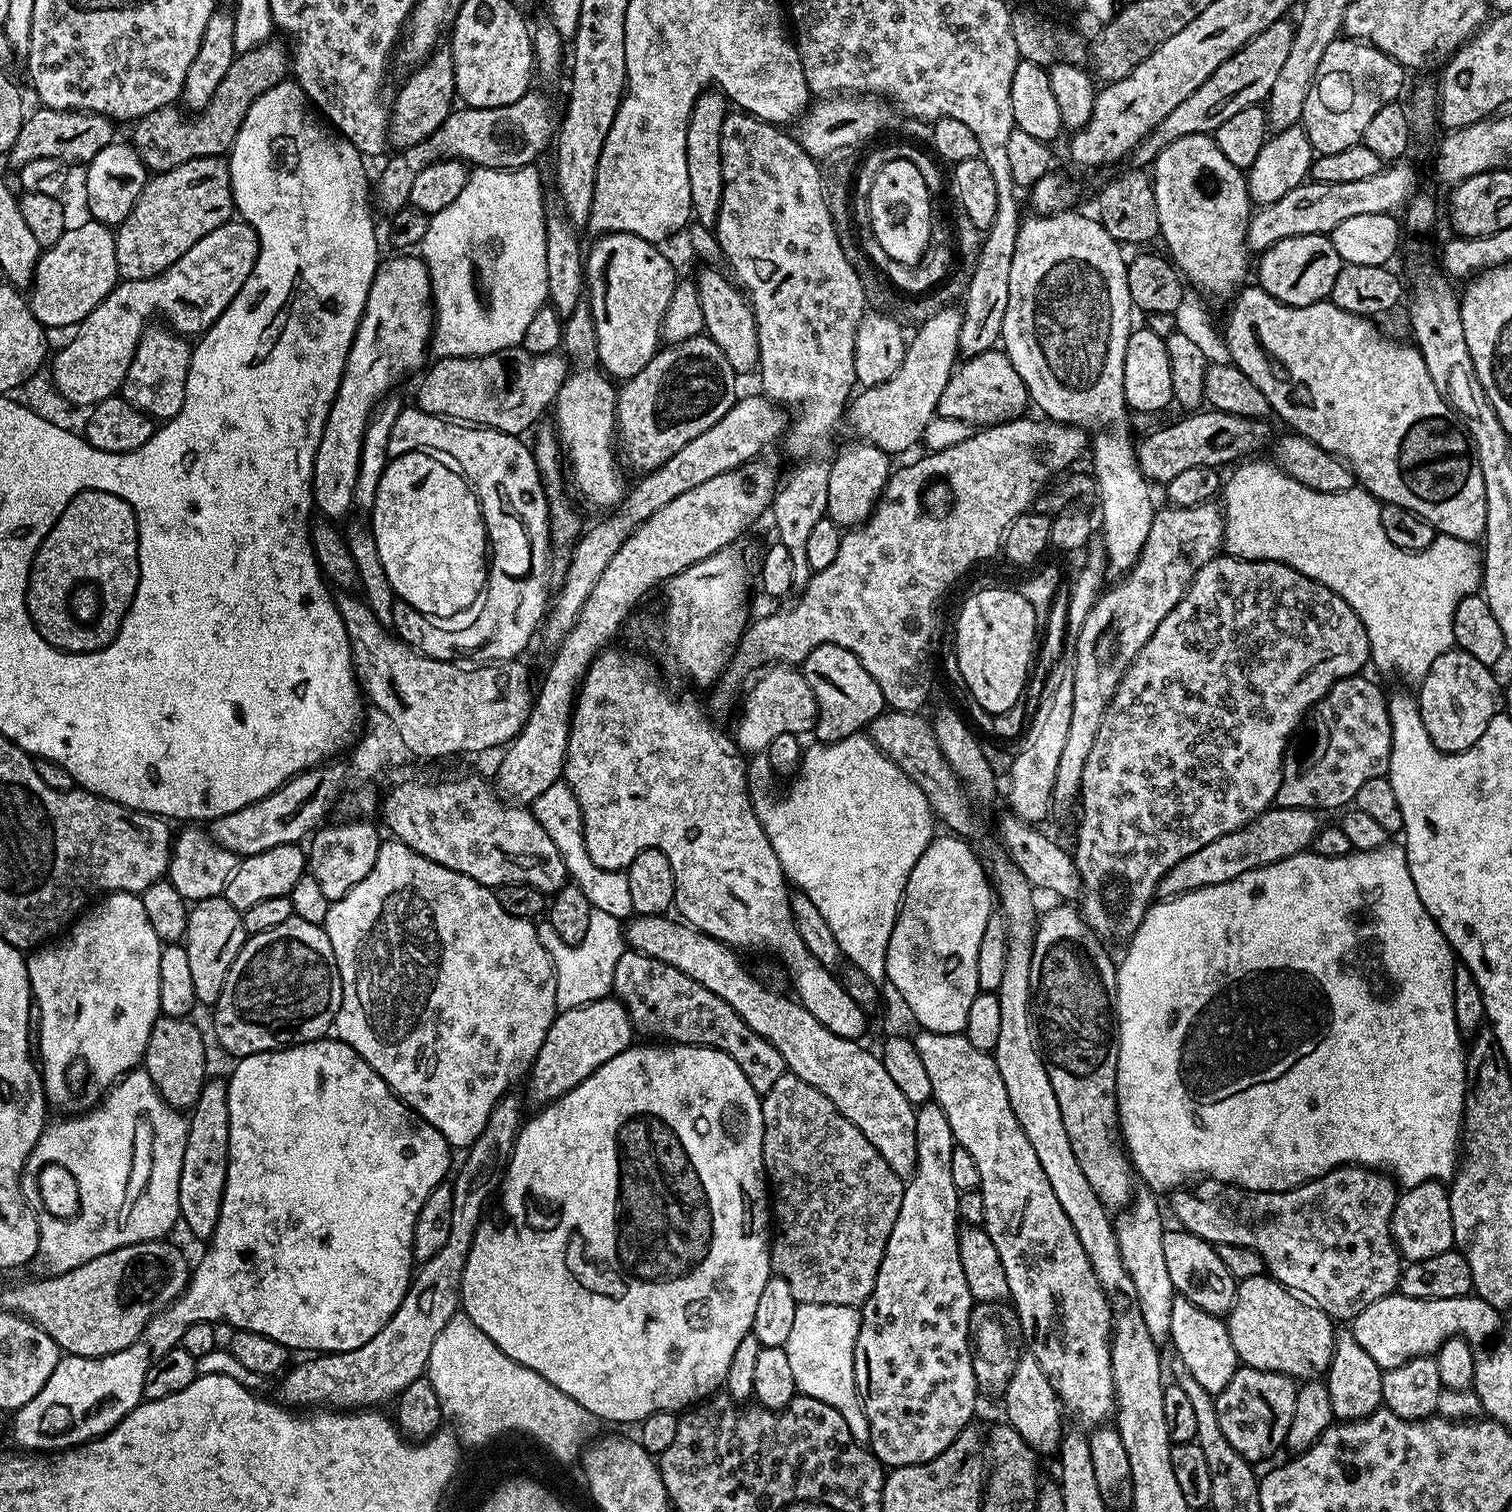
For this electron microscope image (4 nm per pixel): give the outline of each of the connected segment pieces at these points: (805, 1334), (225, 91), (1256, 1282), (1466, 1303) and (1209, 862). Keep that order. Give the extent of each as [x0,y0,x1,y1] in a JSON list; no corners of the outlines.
[[783,1304,870,1445],[130,38,289,174],[1226,1274,1336,1382],[1350,1294,1500,1370],[1156,806,1320,899]]

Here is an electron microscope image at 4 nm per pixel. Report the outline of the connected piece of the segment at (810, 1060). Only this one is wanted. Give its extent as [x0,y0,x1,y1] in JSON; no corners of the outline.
[623,914,916,1178]

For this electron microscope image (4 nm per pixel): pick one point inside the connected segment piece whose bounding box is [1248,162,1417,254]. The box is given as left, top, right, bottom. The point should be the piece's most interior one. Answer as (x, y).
(1311, 208)

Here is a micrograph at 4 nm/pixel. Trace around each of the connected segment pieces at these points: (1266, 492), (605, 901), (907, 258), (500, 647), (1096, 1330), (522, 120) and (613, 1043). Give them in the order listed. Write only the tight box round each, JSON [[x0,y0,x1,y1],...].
[[1222,462,1481,682],[532,780,633,920],[866,160,934,263],[389,406,550,662],[914,1030,1116,1426],[380,90,553,213],[527,998,634,1106]]

